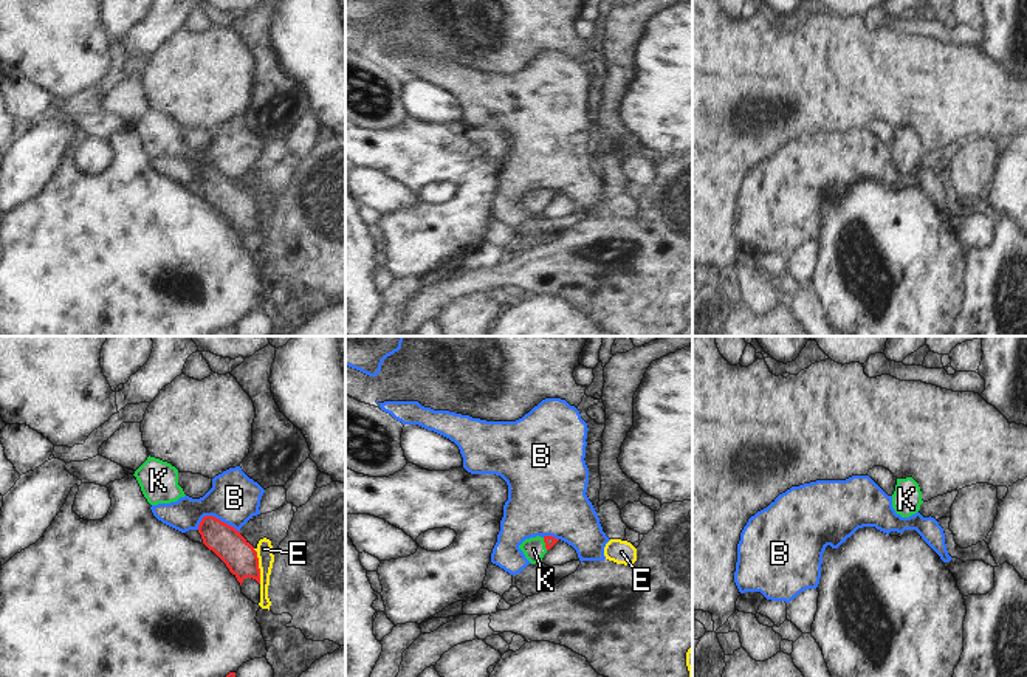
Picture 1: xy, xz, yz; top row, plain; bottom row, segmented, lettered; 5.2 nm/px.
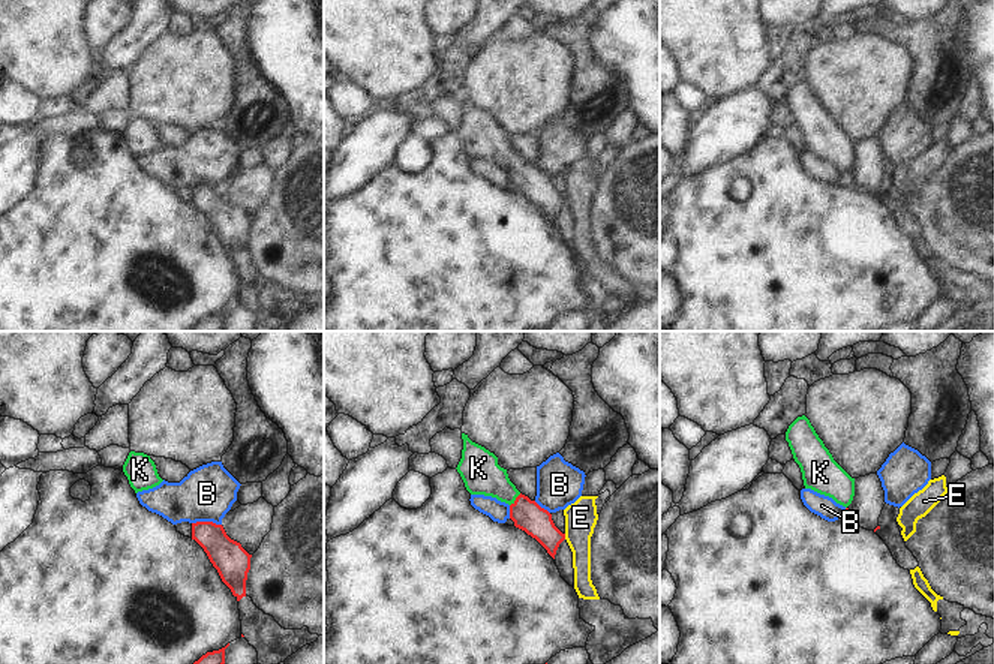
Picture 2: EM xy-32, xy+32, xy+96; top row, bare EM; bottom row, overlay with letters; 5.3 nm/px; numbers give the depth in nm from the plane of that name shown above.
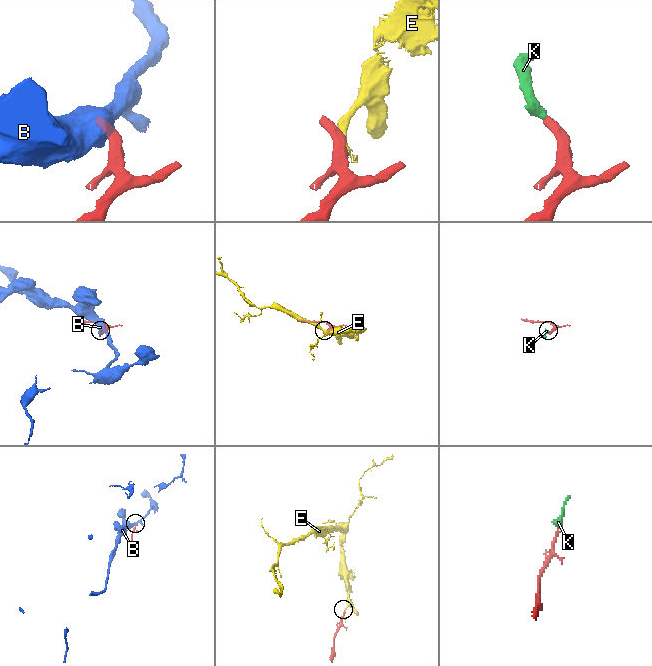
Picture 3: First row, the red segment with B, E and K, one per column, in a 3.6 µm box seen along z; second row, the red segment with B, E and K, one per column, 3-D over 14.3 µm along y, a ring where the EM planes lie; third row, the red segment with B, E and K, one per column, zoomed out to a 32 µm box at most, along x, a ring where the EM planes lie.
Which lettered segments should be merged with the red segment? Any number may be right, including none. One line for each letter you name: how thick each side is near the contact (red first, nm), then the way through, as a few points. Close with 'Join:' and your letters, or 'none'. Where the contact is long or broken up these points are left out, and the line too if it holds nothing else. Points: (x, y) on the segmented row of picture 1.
K: Thickness 60 nm (red) against 120 nm. Path across: xz (550, 541), (546, 544), (533, 549)
Join: K.

